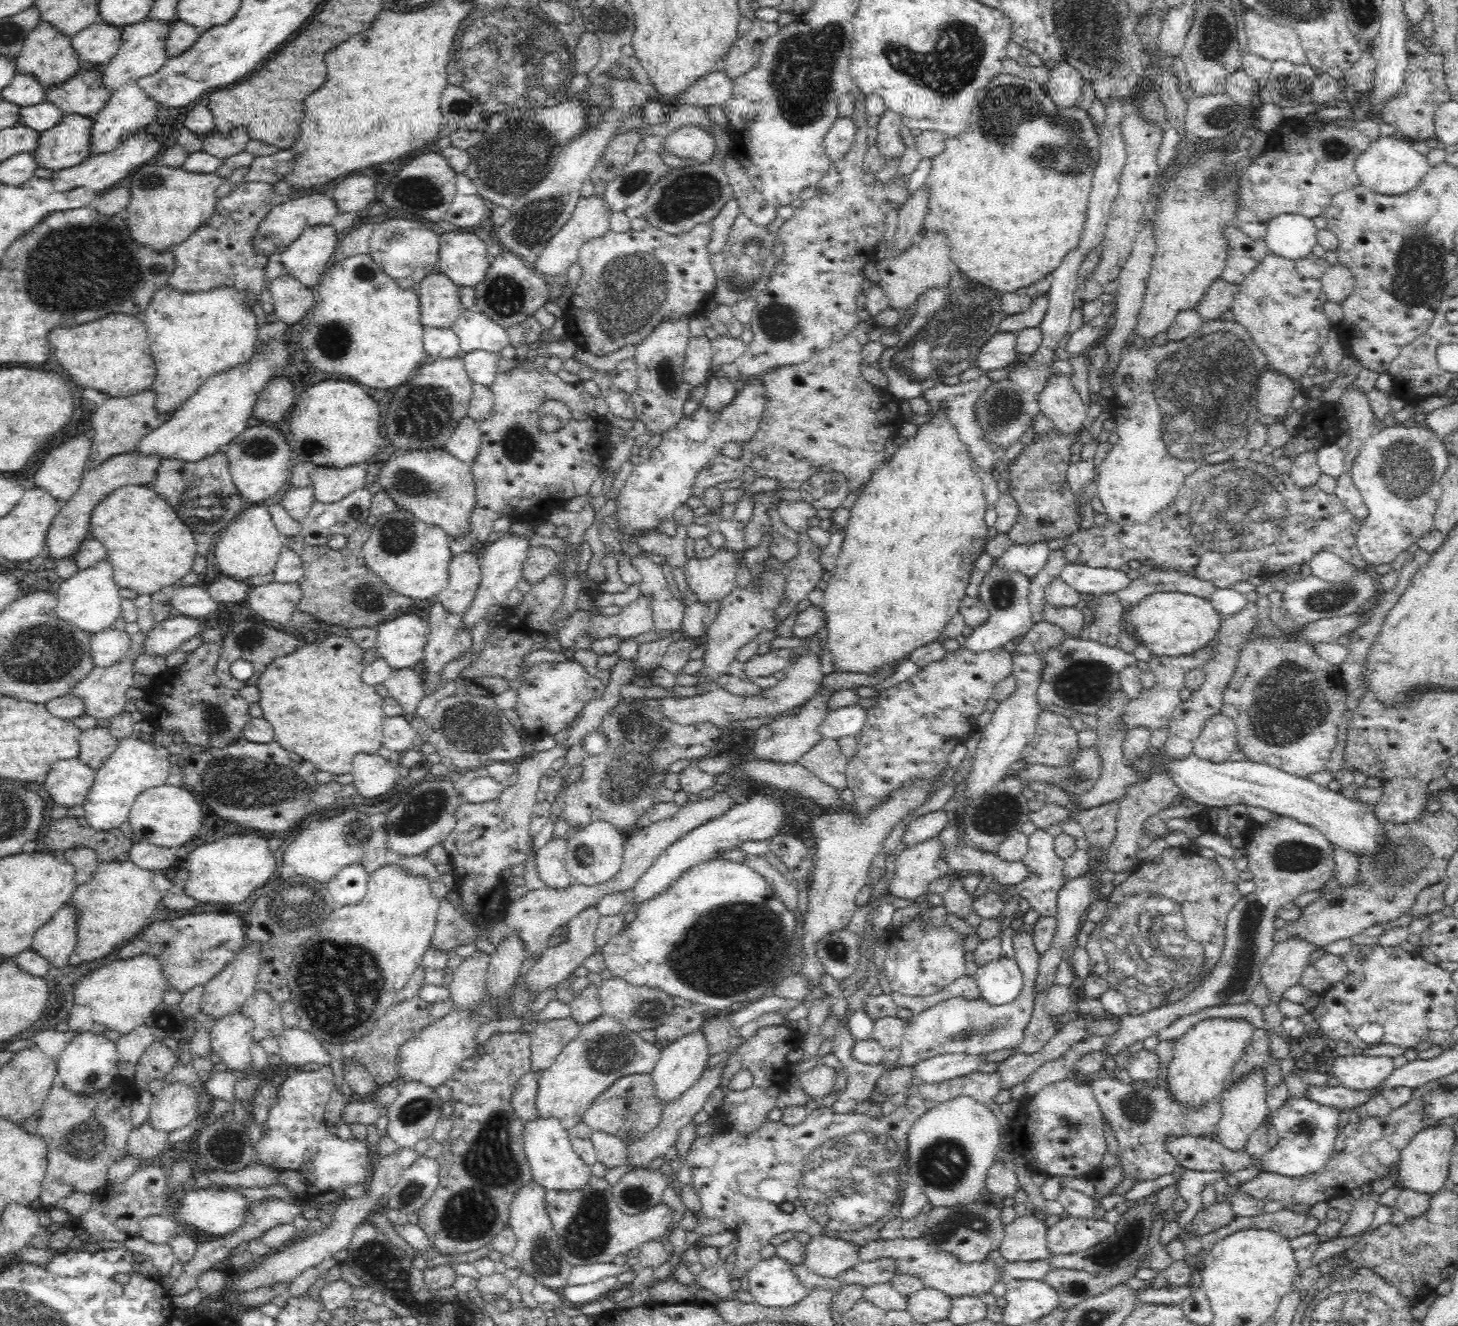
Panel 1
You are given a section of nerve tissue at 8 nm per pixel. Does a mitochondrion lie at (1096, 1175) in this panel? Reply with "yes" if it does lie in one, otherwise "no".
no

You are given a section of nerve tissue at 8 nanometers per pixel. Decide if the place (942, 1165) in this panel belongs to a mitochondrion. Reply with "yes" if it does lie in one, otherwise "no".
yes

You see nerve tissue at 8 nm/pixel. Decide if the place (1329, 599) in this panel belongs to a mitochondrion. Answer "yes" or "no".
yes

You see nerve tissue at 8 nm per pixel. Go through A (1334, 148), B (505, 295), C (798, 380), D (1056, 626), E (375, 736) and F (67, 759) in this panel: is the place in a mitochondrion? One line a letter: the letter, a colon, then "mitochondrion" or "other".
A: mitochondrion
B: mitochondrion
C: other
D: other
E: other
F: other

